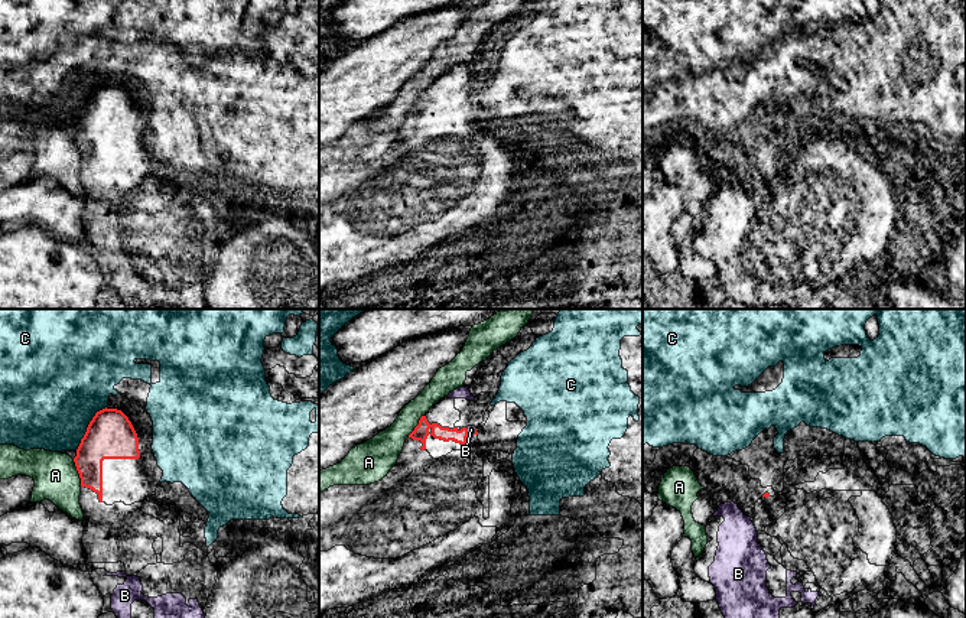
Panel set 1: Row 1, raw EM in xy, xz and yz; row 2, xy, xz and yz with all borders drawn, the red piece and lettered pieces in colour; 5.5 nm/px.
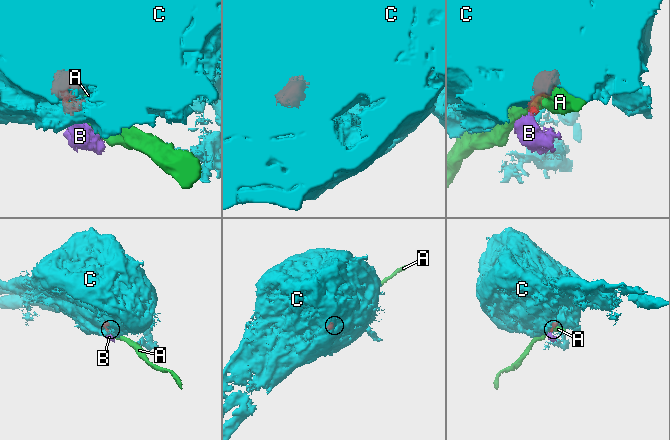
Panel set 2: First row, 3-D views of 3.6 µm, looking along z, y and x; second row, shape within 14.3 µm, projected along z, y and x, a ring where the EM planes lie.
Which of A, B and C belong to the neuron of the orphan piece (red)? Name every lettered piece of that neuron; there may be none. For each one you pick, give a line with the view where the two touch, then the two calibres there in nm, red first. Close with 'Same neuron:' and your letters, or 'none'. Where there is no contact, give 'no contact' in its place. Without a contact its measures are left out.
B: meets red in xz; 80 nm thick on the red side, 50 nm on the other
Same neuron: B

